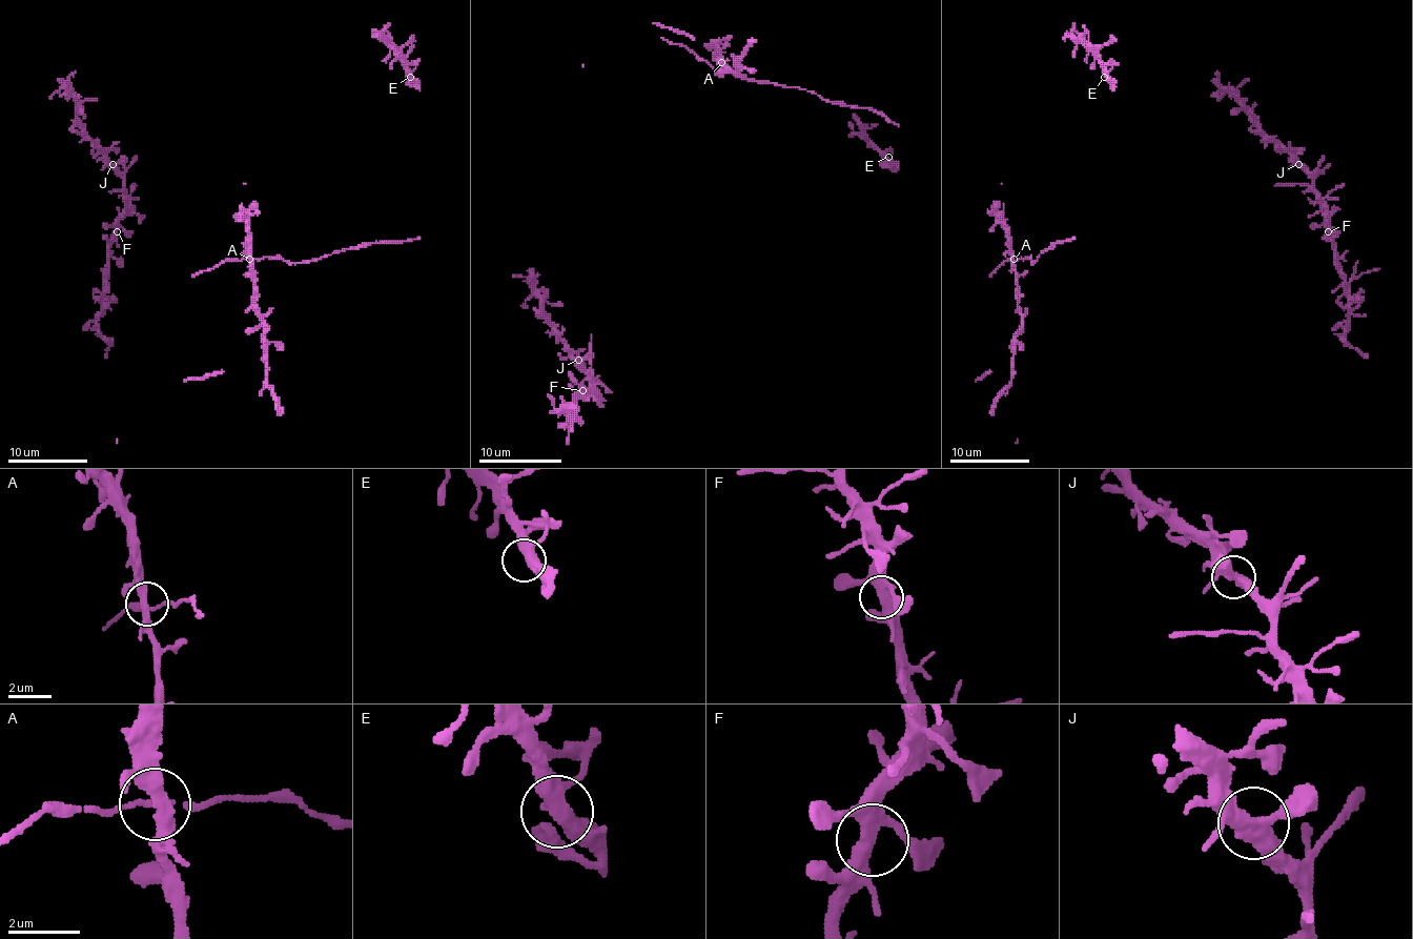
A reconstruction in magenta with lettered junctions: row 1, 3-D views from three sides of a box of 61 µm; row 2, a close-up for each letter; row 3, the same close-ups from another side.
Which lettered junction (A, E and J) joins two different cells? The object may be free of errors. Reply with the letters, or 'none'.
none

